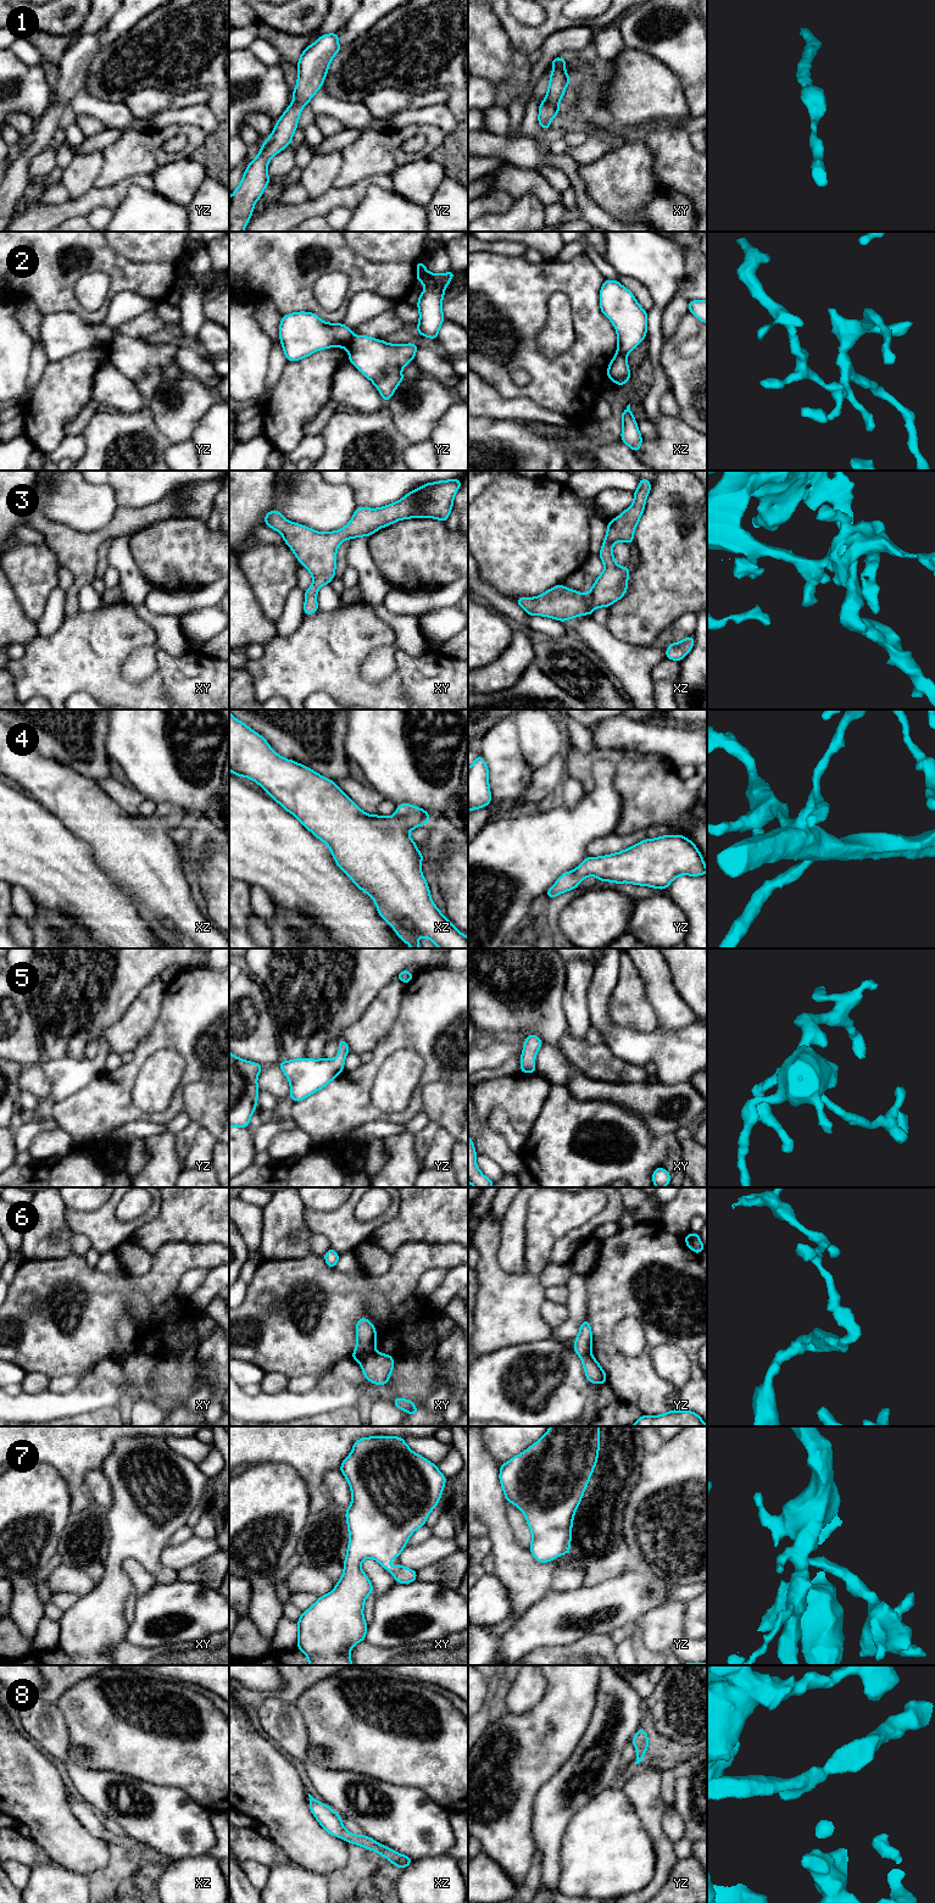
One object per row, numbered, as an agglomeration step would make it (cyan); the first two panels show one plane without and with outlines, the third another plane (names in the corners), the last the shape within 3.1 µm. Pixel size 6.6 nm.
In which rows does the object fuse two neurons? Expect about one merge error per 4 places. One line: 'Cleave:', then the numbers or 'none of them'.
Cleave: 2, 6

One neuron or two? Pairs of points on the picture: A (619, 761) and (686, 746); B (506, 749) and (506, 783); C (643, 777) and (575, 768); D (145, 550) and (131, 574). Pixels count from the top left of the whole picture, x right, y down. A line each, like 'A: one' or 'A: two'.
A: two
B: one
C: one
D: two

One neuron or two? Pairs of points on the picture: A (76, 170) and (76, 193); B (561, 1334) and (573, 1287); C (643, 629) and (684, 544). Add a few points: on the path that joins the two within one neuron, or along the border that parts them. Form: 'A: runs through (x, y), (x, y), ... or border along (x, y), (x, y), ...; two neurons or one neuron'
A: runs through (76, 176), (76, 187); one neuron
B: runs through (572, 1323), (574, 1319), (574, 1298); one neuron
C: runs through (646, 608), (680, 565); one neuron

